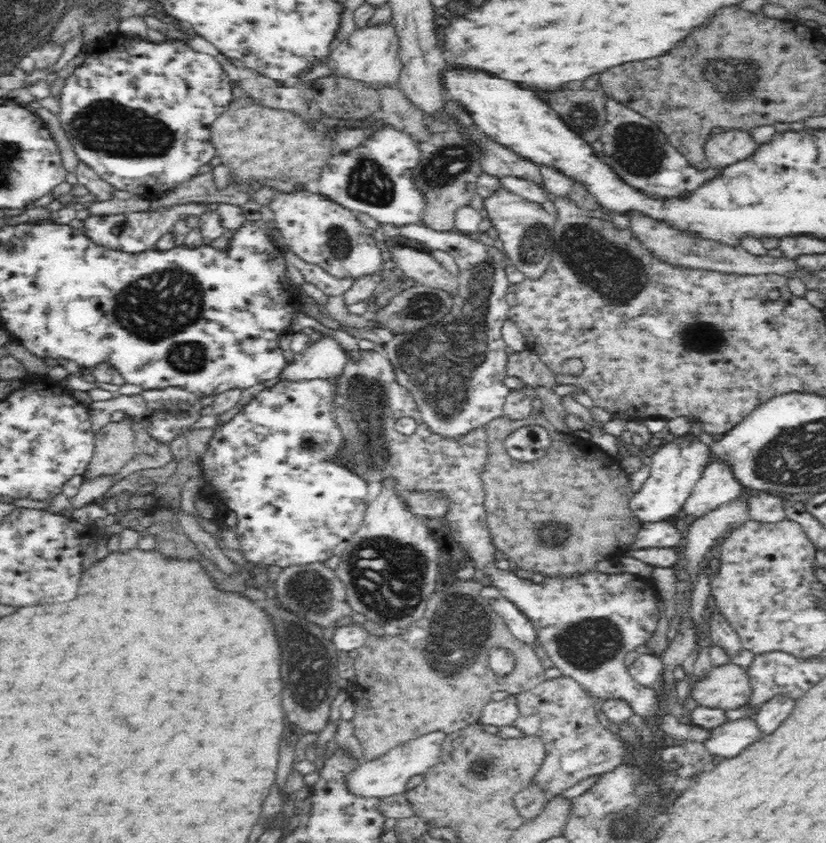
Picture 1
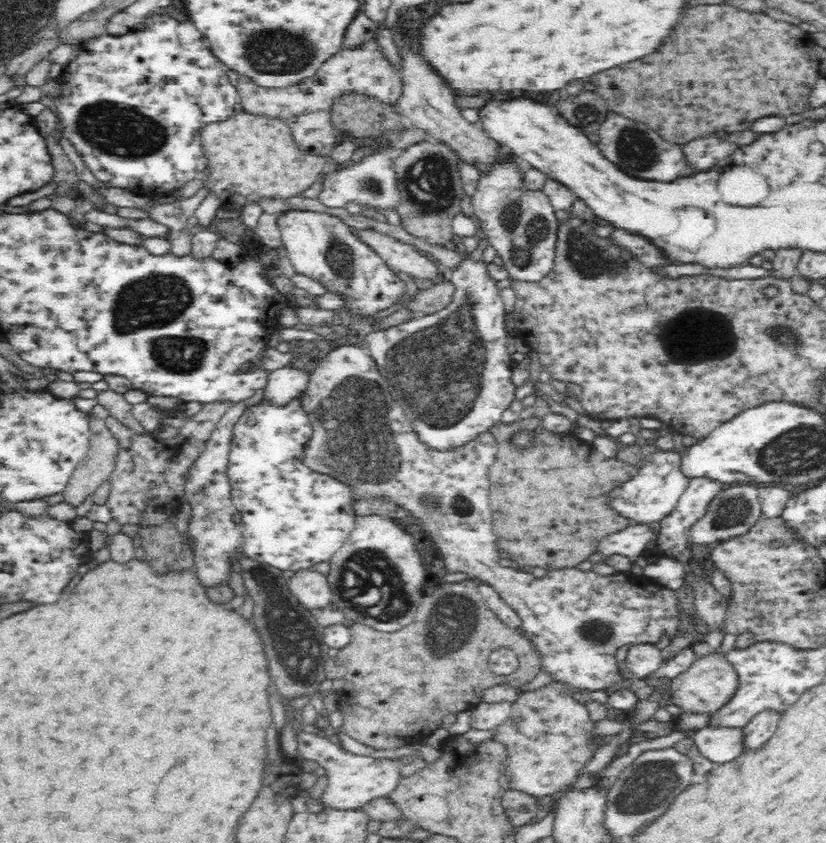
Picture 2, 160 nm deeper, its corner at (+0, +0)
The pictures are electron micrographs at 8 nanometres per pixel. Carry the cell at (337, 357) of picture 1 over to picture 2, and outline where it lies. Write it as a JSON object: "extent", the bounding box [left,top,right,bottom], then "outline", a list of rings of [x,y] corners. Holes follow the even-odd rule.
{"extent":[264,363,312,405],"outline":[[[291,363],[268,374],[268,382],[264,388],[264,397],[272,403],[283,405],[300,392],[308,390],[308,382],[312,378],[310,368],[298,368]]]}

